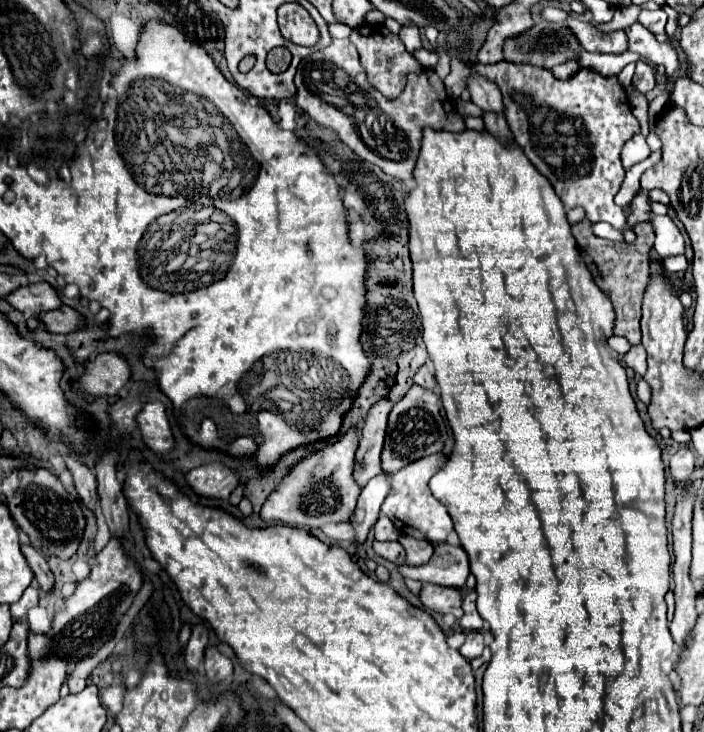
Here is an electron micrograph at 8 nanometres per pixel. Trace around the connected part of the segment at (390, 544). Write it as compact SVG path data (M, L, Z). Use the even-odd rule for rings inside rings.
M374 541L374 551L380 555L380 557L406 557L406 551L404 547L398 543L398 541ZM400 553L400 555L398 555Z

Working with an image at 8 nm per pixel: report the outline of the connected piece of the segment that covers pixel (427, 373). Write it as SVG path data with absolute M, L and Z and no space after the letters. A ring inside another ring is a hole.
M428 365L420 367L420 371L418 371L418 373L416 373L416 377L414 377L414 383L418 383L418 385L420 385L420 387L424 387L424 389L430 389L430 391L434 391L434 389L436 389L434 373L432 373L432 369L430 369Z

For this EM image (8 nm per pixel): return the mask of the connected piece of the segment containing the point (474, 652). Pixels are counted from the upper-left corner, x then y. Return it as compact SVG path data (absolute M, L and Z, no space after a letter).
M468 631L466 633L466 641L460 647L460 653L466 659L474 659L474 657L480 657L482 651L484 651L484 637L482 637L482 633L480 631Z

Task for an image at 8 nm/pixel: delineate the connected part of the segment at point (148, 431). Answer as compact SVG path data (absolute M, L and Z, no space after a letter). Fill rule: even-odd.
M160 401L154 403L146 403L138 417L136 423L142 431L142 441L156 453L166 453L172 449L174 439L172 439L172 431L168 425L168 417L164 413L164 405Z

